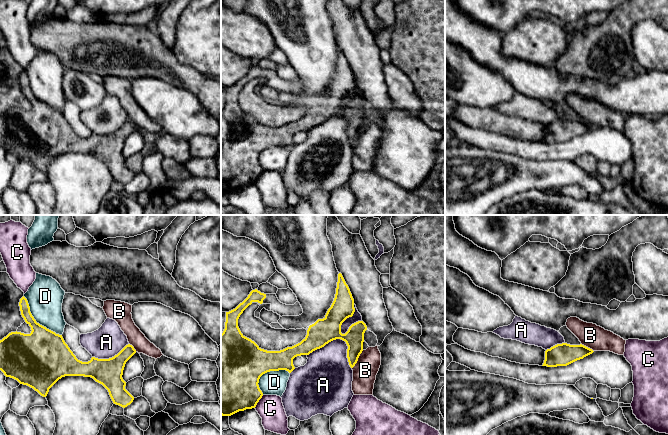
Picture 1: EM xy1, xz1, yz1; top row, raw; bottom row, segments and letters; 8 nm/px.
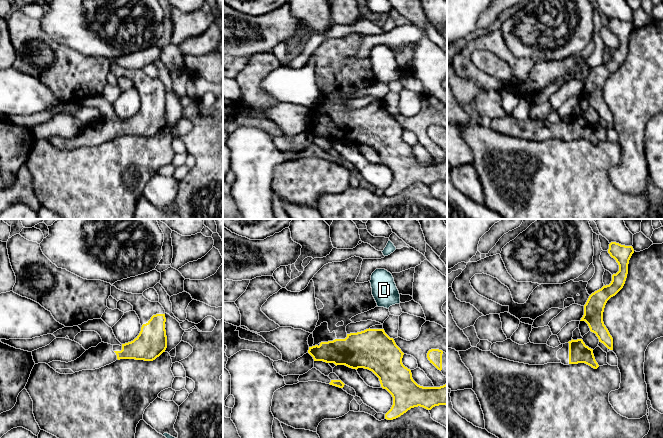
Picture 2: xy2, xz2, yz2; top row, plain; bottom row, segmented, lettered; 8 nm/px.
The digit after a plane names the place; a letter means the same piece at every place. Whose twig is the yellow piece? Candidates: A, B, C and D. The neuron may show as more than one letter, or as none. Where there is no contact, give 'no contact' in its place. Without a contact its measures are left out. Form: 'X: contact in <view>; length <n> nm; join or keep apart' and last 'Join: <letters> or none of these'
A: contact in xz1; length 380 nm; keep apart
B: contact in xz1; length 180 nm; keep apart
C: contact in xz1; length 130 nm; keep apart
D: contact in xy1; length 440 nm; keep apart
Join: none of these

